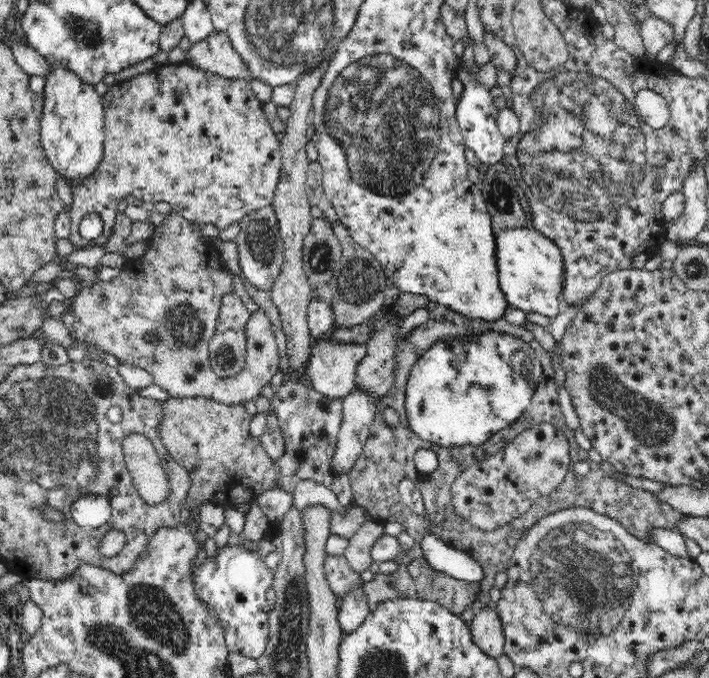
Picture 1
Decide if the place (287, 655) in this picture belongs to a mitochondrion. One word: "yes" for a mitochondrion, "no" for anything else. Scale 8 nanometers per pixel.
yes

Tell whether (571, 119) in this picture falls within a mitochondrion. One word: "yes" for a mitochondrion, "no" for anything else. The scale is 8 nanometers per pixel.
yes

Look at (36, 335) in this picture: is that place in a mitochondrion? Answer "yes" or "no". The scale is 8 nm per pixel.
no

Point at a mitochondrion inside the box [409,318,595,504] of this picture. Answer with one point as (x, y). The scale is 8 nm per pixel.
(485, 372)

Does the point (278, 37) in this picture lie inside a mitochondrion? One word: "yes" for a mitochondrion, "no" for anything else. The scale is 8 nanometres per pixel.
yes

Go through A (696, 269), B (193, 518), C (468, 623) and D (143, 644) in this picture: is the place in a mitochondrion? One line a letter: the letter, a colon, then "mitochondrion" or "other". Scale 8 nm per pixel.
A: mitochondrion
B: other
C: other
D: mitochondrion

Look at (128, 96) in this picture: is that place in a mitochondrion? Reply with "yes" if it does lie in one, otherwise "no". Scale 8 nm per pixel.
no

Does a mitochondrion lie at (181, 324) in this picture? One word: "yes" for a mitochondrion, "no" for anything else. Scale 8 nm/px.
yes

